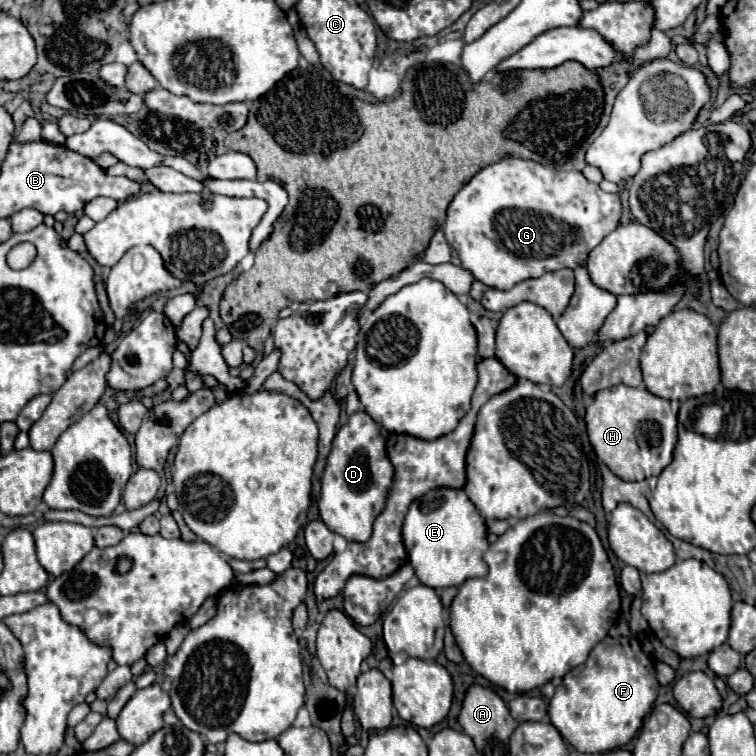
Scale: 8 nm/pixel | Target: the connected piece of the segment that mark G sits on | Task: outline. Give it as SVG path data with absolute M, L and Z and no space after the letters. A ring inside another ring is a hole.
M510 156L482 168L454 196L446 210L444 236L448 244L456 248L462 268L466 268L476 280L490 288L510 290L522 280L584 264L590 250L598 246L604 236L616 230L620 214L620 196L604 192L598 184L586 180L582 172L550 170L534 160Z

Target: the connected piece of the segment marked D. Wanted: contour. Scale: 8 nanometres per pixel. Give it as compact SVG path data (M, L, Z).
M360 410L348 418L332 440L332 450L322 476L318 509L322 522L346 540L366 542L372 536L376 516L386 506L394 478L394 466L386 454L386 438L388 430Z

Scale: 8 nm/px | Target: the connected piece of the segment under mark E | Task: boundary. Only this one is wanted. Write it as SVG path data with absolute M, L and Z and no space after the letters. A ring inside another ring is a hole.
M436 488L414 500L403 521L402 539L418 580L430 588L460 586L464 580L480 578L488 572L482 560L488 548L486 522L464 490Z

